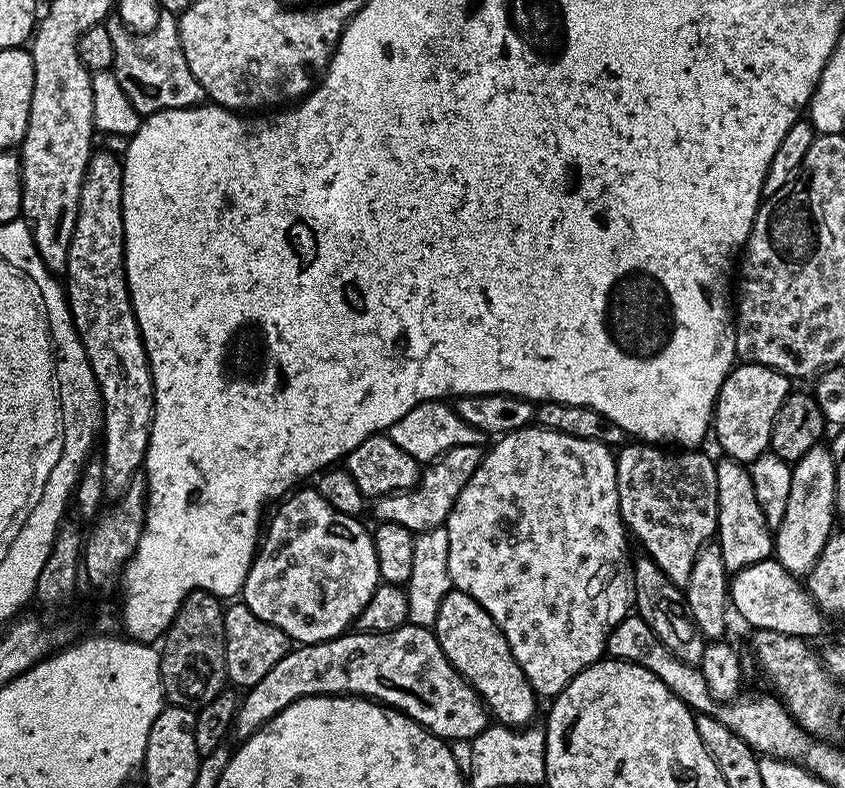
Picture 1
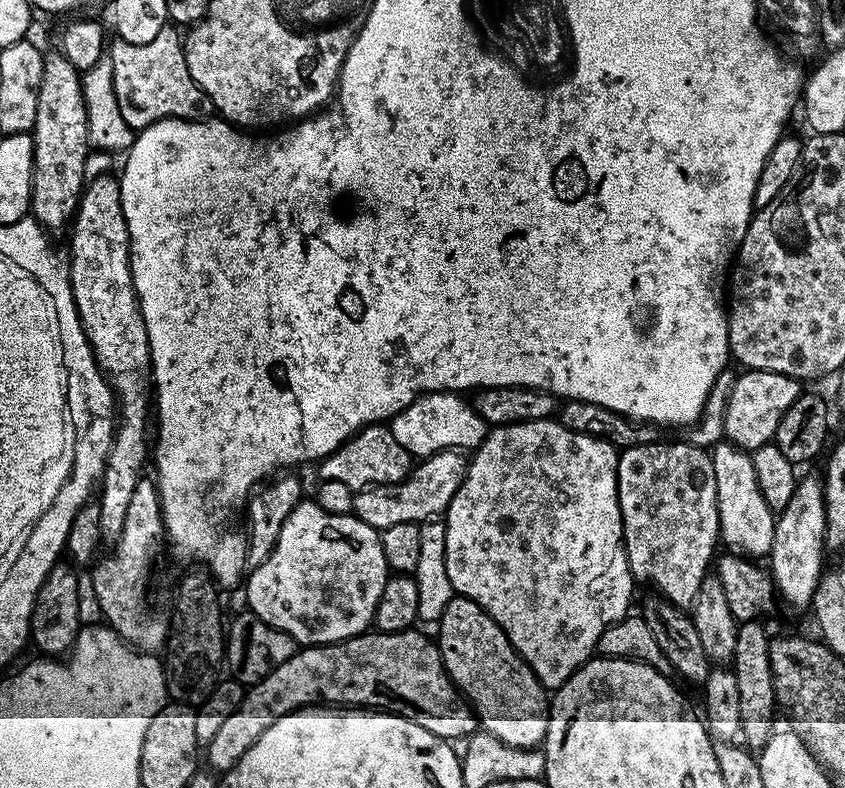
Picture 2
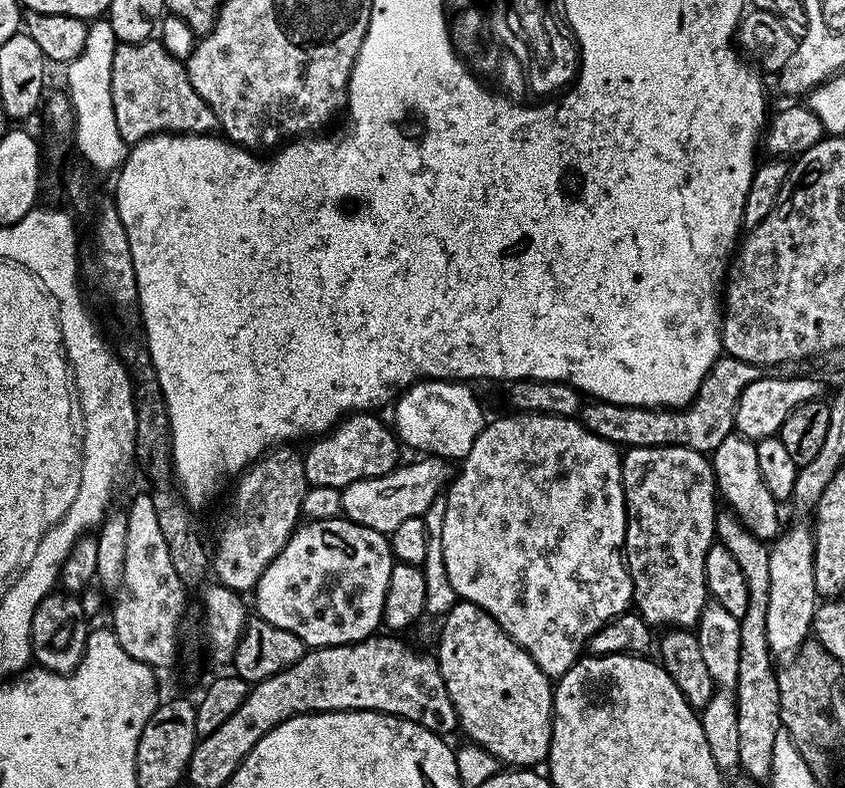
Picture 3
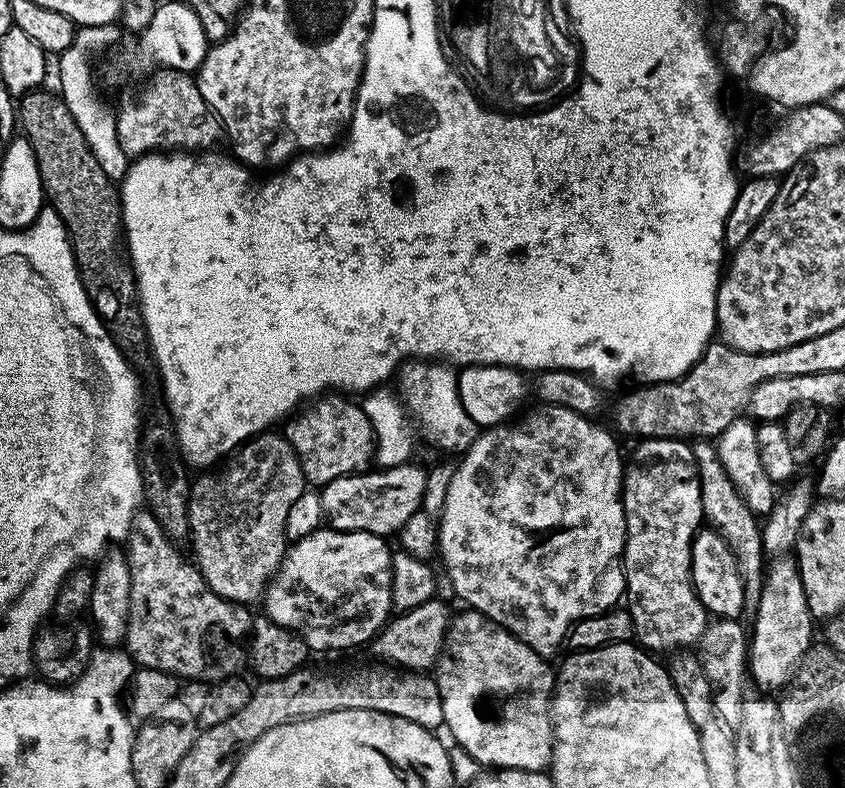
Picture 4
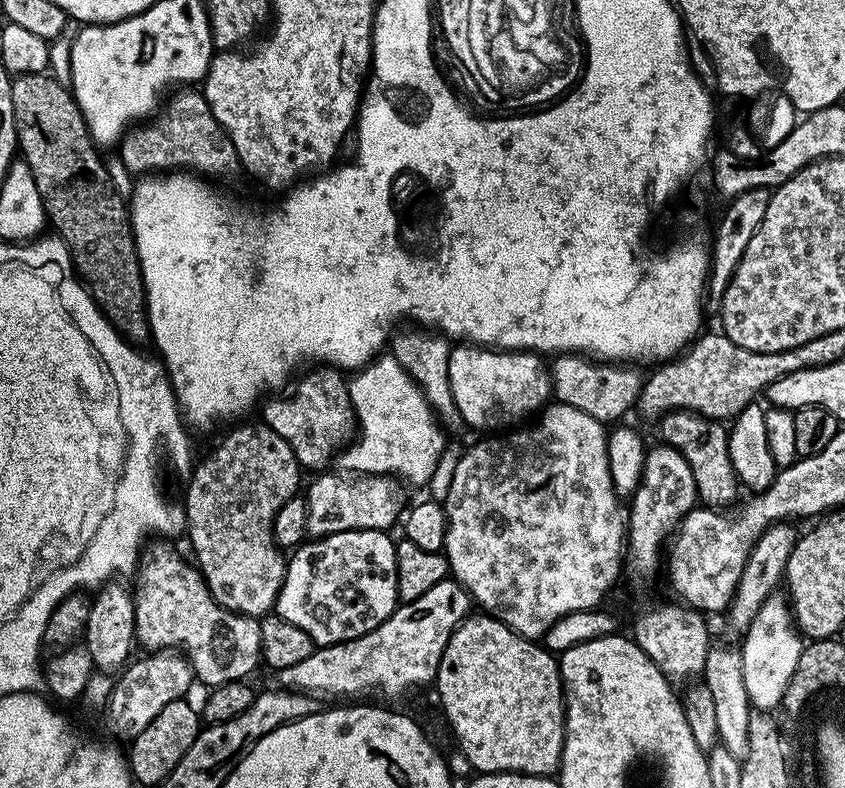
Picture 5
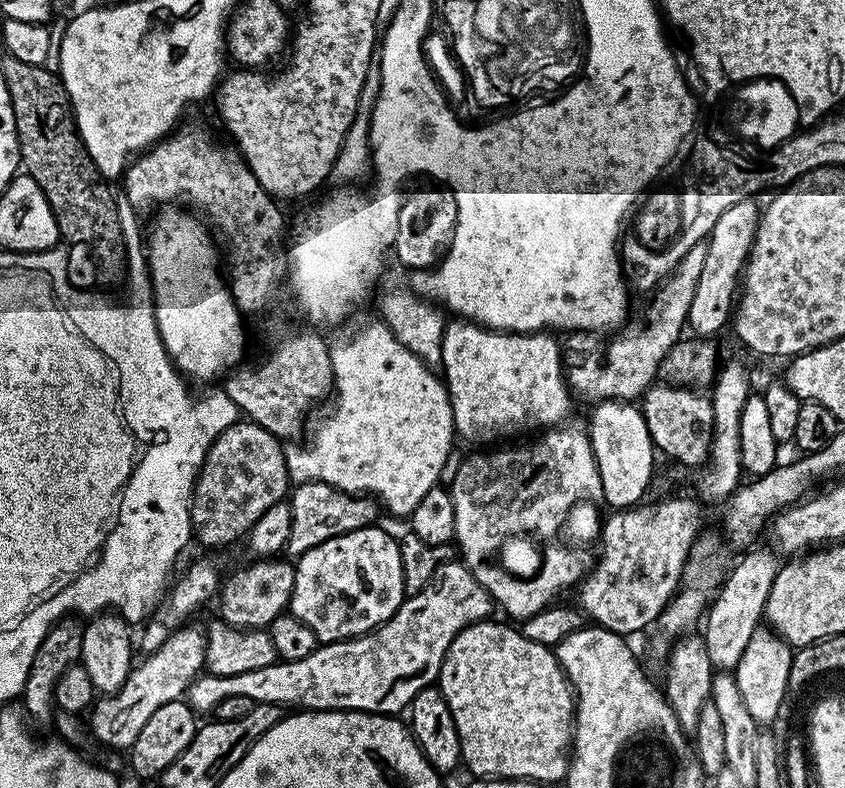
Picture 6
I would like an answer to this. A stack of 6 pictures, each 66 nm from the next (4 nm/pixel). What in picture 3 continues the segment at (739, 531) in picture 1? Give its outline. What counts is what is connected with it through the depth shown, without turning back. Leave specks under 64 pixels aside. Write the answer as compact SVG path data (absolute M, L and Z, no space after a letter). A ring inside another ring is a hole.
M733 434L726 438L726 442L718 445L718 450L710 453L710 461L715 476L716 487L719 495L724 500L730 511L735 514L760 540L771 542L780 535L782 523L780 524L780 512L778 501L770 490L766 490L766 482L762 482L762 474L758 471L758 450L755 443L747 440L745 436Z

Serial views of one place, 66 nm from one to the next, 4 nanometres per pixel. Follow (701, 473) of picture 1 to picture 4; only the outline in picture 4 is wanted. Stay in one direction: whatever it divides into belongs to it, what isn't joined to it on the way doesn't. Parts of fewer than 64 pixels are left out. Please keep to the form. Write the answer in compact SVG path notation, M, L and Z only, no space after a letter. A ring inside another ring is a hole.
M643 440L637 445L632 460L629 459L625 465L621 487L627 532L622 561L626 607L632 615L632 630L639 647L652 654L675 654L695 649L710 619L708 609L698 598L692 584L692 543L704 522L700 471L687 441Z

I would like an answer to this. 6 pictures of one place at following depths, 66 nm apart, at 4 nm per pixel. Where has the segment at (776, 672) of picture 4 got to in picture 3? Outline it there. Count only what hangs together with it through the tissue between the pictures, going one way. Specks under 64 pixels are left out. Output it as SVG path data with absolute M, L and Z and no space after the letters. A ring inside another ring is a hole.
M792 524L771 541L770 554L770 606L766 606L766 638L773 654L795 653L809 639L812 619L816 617L818 597L814 586L814 538L811 527Z

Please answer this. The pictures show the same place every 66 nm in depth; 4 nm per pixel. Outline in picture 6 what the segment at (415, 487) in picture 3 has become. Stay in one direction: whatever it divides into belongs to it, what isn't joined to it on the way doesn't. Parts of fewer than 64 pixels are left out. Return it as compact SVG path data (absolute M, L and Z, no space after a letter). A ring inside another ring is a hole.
M316 481L297 485L291 491L289 504L291 526L286 552L292 558L299 558L302 554L306 554L306 550L321 545L322 542L329 541L332 537L373 525L377 521L375 518L378 510L380 511L373 497L340 491L328 483Z

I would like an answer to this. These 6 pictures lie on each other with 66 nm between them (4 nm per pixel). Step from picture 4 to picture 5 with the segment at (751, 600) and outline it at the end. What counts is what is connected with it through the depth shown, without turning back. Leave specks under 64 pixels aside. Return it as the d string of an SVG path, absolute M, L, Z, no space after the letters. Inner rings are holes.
M673 410L659 417L659 438L665 445L682 454L689 463L696 483L696 494L703 507L717 510L727 509L737 503L736 495L742 492L742 485L732 473L730 450L728 449L729 429L723 423L708 420L697 412Z

